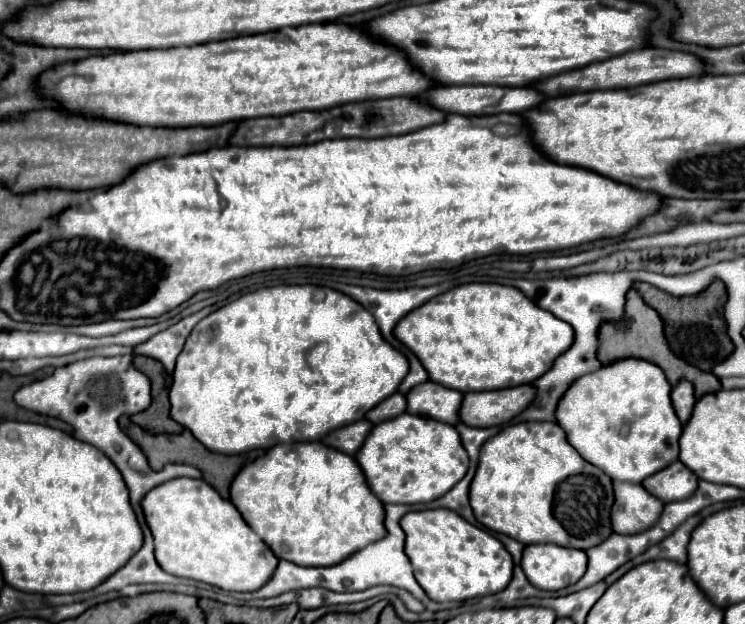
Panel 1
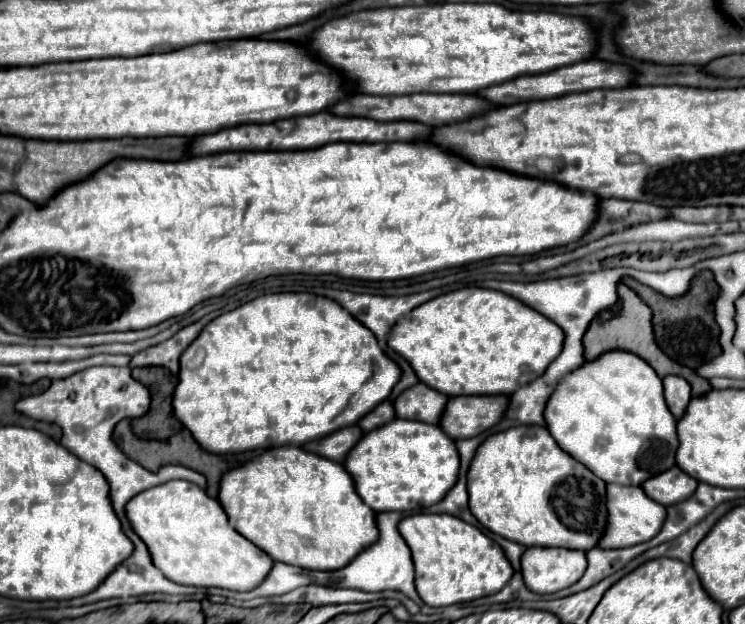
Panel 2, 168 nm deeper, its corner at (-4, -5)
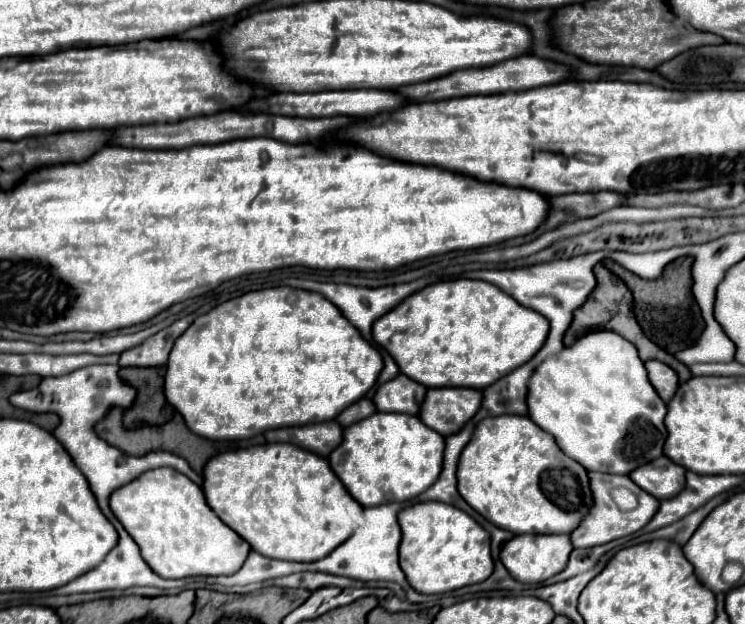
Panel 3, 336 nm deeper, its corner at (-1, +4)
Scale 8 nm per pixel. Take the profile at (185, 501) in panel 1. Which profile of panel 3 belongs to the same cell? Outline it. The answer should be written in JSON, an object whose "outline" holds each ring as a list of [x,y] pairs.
{"outline":[[[157,468],[149,474],[141,474],[141,478],[135,478],[133,482],[129,482],[129,486],[121,486],[121,490],[115,490],[109,506],[123,528],[137,542],[145,562],[149,562],[149,566],[163,578],[229,576],[241,570],[245,558],[251,552],[251,546],[225,522],[221,522],[221,518],[209,508],[203,490],[183,474],[177,474],[177,470],[173,468]]]}

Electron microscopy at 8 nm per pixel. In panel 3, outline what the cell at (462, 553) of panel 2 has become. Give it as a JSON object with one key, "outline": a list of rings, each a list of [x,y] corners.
{"outline":[[[419,502],[399,512],[401,526],[401,546],[399,554],[403,554],[401,568],[407,576],[407,582],[421,594],[445,594],[463,586],[471,586],[487,580],[493,574],[493,556],[491,556],[491,536],[485,528],[481,528],[471,516],[463,510],[445,504],[445,502]]]}

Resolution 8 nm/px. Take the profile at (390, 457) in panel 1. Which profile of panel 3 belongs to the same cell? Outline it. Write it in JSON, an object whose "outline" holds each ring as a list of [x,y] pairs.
{"outline":[[[375,412],[373,416],[345,428],[341,446],[337,446],[337,450],[329,454],[329,464],[345,484],[347,492],[361,506],[379,506],[387,502],[405,502],[425,492],[437,480],[437,474],[441,474],[443,470],[443,454],[445,454],[445,438],[435,430],[429,430],[429,426],[425,426],[419,416]]]}

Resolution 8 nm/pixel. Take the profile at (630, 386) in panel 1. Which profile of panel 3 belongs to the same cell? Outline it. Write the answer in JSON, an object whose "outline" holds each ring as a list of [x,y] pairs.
{"outline":[[[591,332],[577,340],[573,346],[563,348],[559,354],[547,358],[535,370],[529,382],[527,404],[533,422],[537,422],[537,426],[541,426],[545,432],[553,434],[557,446],[561,446],[561,450],[565,450],[569,458],[581,462],[581,466],[585,466],[587,470],[631,474],[637,466],[663,456],[667,436],[663,416],[667,414],[667,406],[653,390],[637,348],[615,332]]]}

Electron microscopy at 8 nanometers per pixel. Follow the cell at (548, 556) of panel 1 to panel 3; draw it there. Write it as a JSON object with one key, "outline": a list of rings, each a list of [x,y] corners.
{"outline":[[[521,534],[505,542],[501,550],[501,562],[505,564],[505,568],[511,572],[515,580],[525,584],[539,584],[563,572],[571,552],[573,552],[573,544],[567,534]]]}

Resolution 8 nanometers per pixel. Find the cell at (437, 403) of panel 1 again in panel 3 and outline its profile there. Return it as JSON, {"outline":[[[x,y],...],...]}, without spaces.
{"outline":[[[399,374],[397,378],[379,386],[373,402],[379,412],[419,414],[425,394],[427,394],[425,386],[421,386],[419,382],[413,382],[405,374]]]}

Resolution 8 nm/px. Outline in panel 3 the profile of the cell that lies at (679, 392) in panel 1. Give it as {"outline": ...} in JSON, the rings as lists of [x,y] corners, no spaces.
{"outline":[[[649,360],[649,362],[645,362],[645,368],[647,368],[649,380],[651,380],[651,384],[655,386],[657,394],[661,396],[661,400],[663,400],[663,402],[669,402],[669,400],[675,396],[677,388],[679,388],[679,378],[677,378],[675,370],[669,368],[667,364],[659,362],[659,360]]]}

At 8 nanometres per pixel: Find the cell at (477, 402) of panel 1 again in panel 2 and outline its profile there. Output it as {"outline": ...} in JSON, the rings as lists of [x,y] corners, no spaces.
{"outline":[[[506,395],[450,397],[440,417],[440,427],[454,441],[476,437],[502,419],[506,405]]]}

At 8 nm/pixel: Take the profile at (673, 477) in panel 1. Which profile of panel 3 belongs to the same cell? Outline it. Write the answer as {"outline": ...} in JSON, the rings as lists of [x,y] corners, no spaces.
{"outline":[[[661,456],[633,470],[629,478],[657,500],[665,500],[677,496],[681,486],[685,486],[685,468],[671,462],[667,456]]]}

